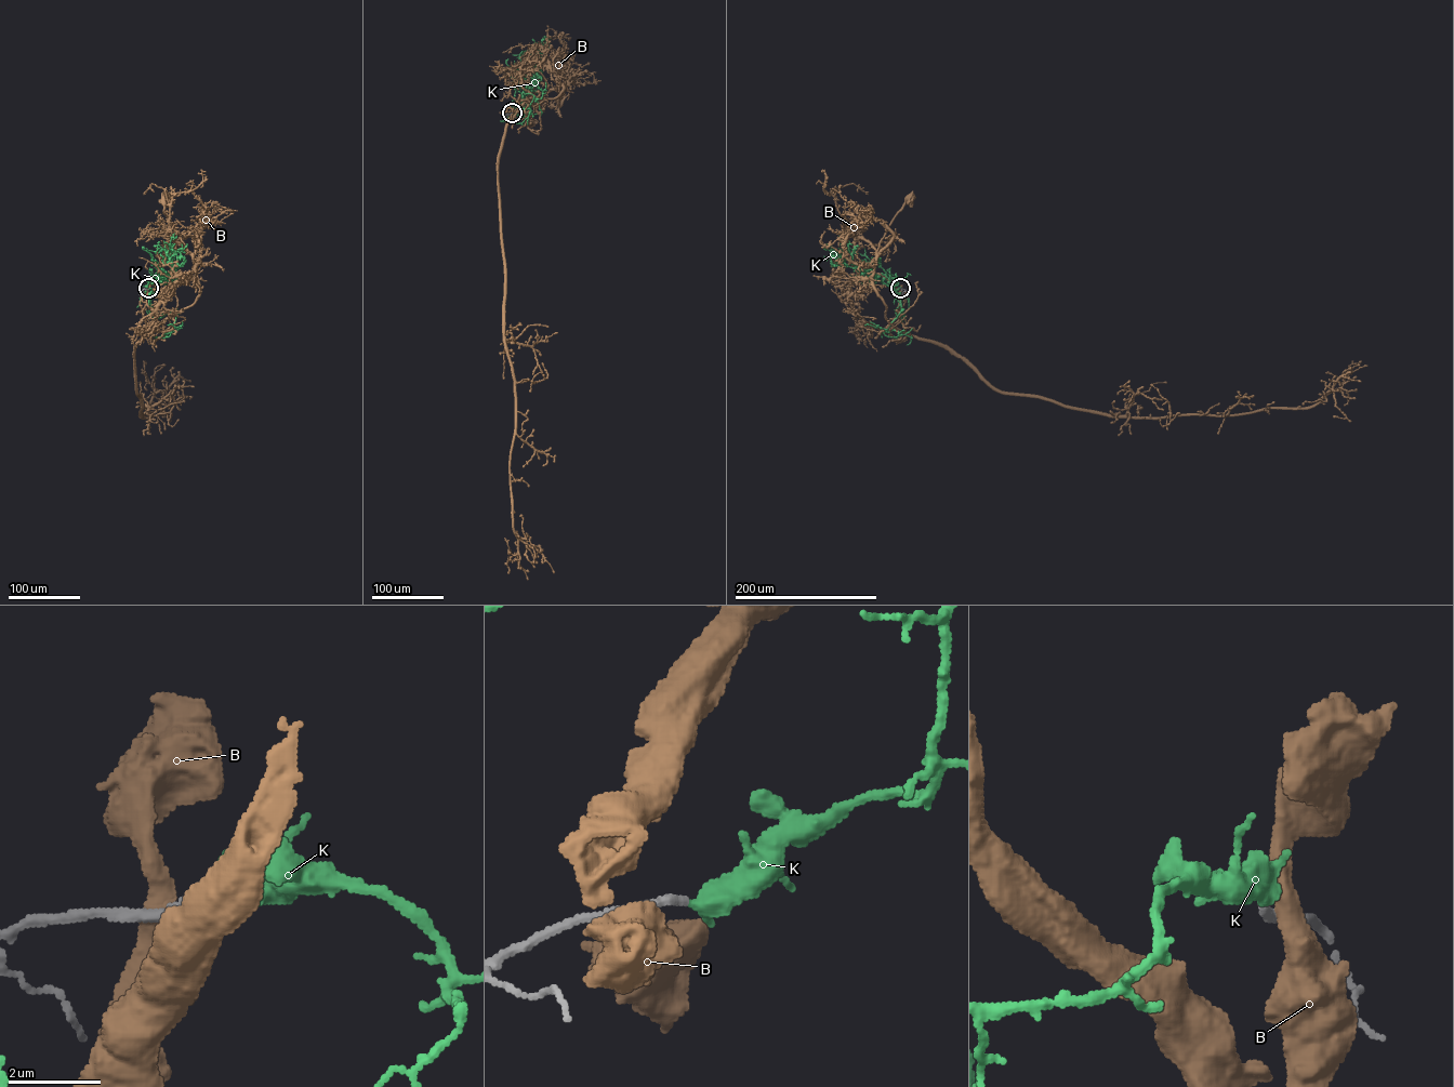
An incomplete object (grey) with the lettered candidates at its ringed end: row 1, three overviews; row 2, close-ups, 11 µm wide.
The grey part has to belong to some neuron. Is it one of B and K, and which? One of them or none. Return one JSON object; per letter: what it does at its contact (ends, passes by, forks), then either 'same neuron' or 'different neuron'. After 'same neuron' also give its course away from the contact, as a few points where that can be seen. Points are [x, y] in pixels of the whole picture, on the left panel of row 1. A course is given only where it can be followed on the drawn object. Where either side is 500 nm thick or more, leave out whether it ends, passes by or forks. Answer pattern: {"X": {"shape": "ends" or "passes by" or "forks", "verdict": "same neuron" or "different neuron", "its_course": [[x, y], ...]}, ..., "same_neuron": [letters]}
{"B": {"shape": "passes by", "verdict": "different neuron"}, "K": {"shape": "passes by", "verdict": "same neuron", "its_course": [[148, 288], [154, 290], [150, 301], [156, 318], [176, 308], [179, 313], [170, 335], [161, 335], [151, 345]]}, "same_neuron": ["K"]}

